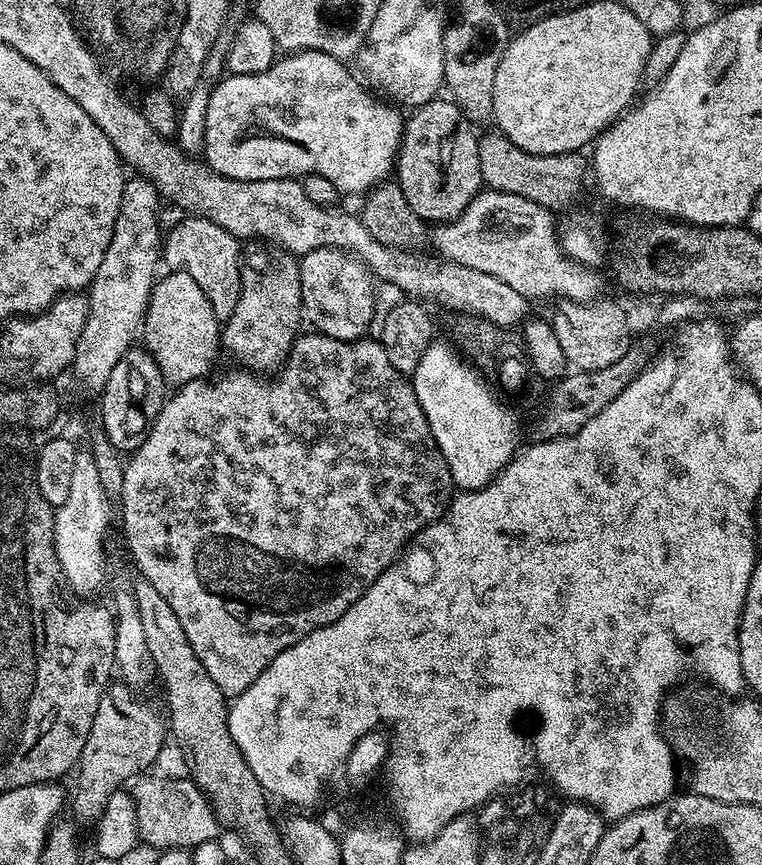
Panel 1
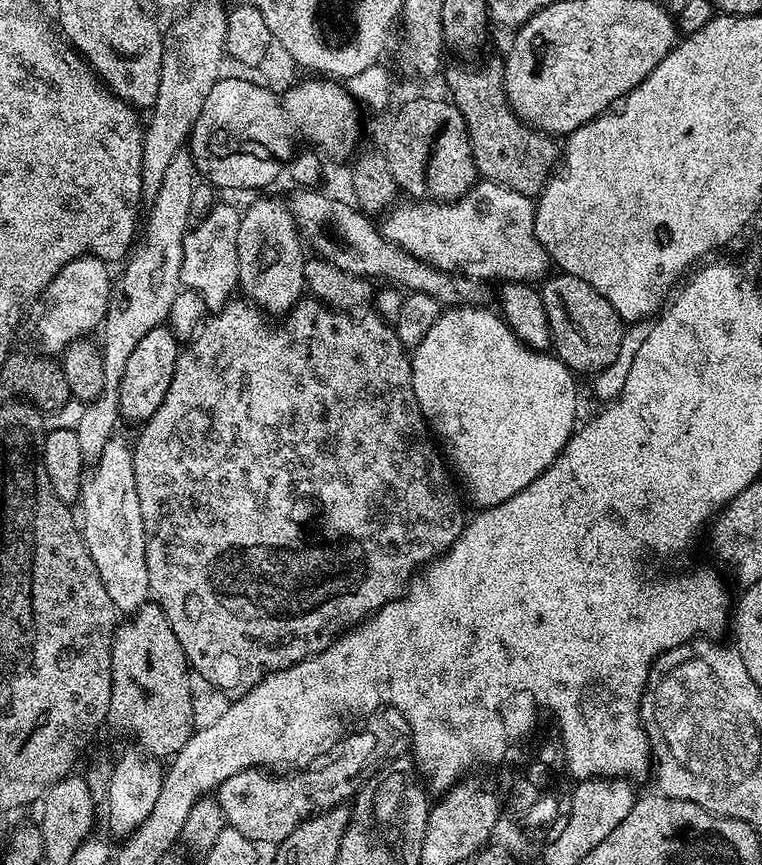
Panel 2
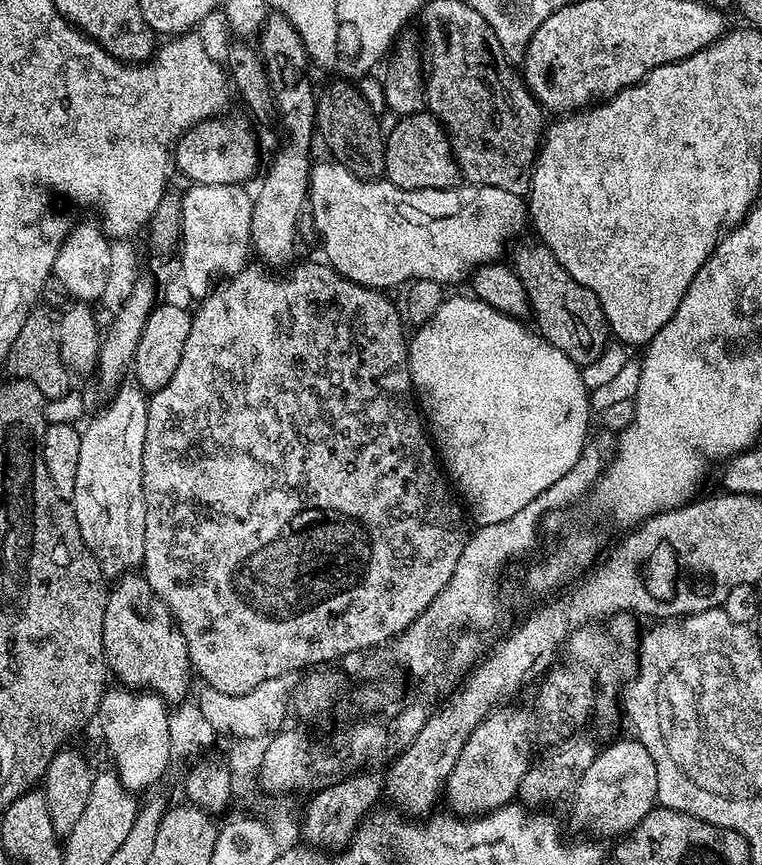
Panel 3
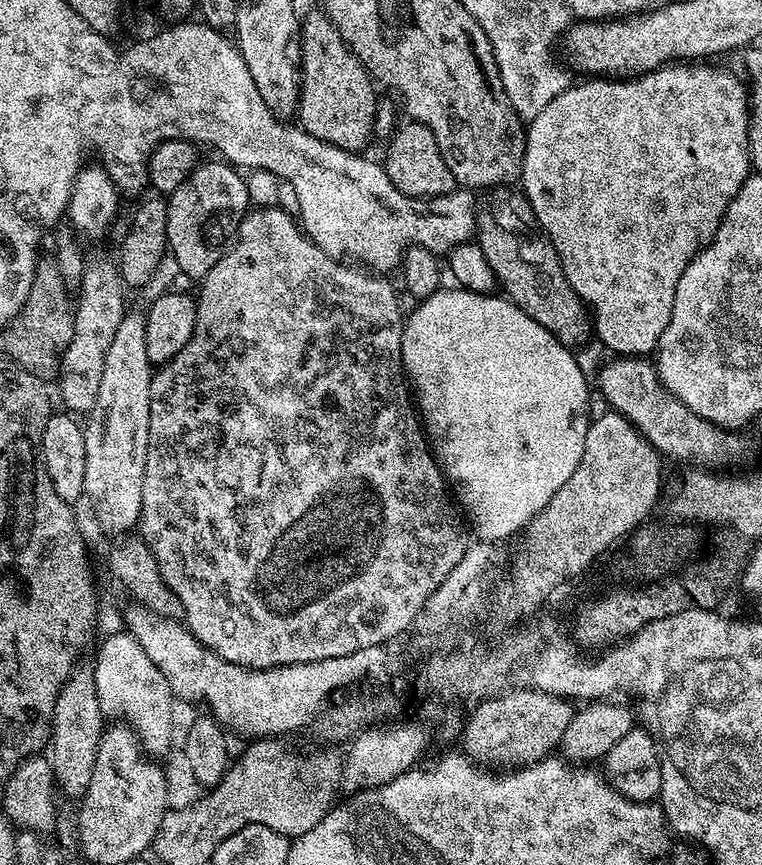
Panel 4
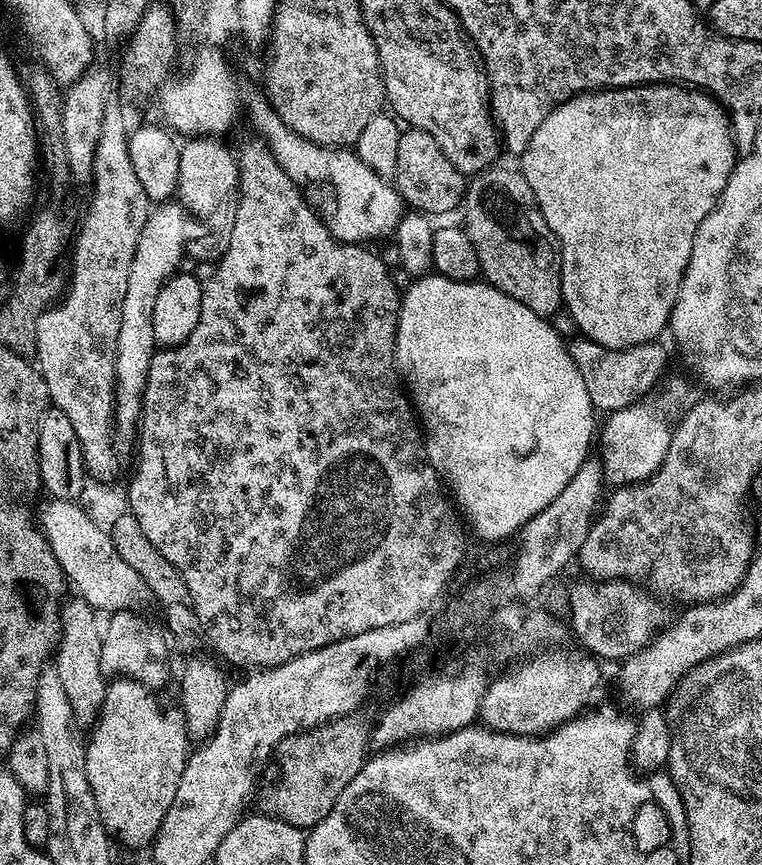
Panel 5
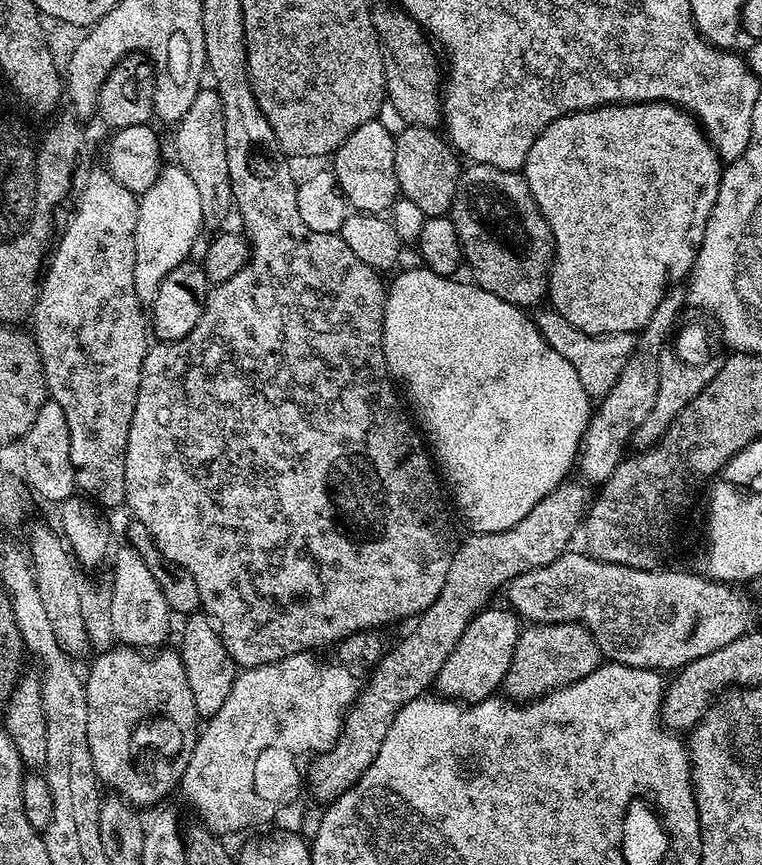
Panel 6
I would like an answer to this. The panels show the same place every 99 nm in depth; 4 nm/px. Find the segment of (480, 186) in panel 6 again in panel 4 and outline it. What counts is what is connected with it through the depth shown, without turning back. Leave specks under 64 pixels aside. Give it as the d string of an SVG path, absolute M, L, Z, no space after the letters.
M516 186L490 188L483 193L476 210L475 243L479 244L482 254L486 254L486 262L490 262L490 270L494 270L496 283L502 289L503 295L516 304L538 326L546 326L554 338L558 338L568 349L575 349L575 344L584 344L593 335L592 313L587 304L574 294L568 281L568 275L562 270L562 262L548 240L548 235L540 229L538 218L525 198L523 191Z

